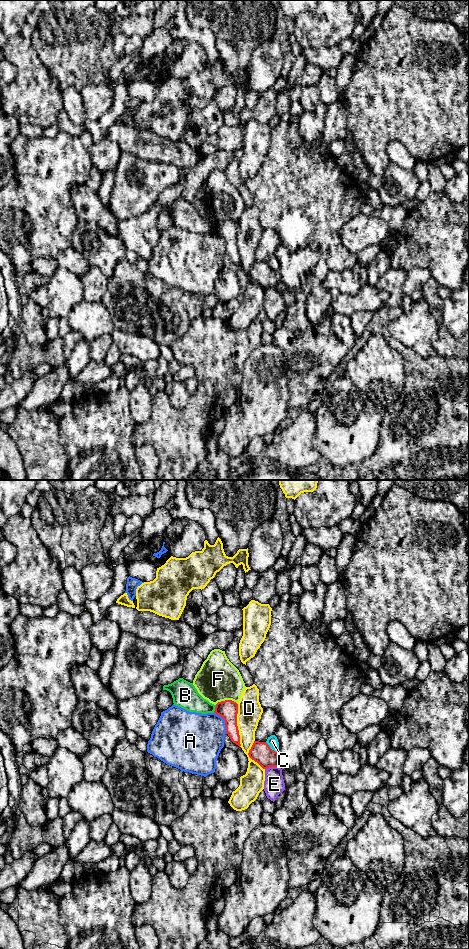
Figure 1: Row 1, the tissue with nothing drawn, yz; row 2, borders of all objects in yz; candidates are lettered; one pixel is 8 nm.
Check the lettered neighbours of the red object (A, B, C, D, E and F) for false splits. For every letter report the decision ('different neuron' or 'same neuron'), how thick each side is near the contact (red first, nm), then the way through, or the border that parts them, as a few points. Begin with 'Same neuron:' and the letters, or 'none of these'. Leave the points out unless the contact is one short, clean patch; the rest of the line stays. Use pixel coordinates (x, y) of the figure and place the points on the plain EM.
Same neuron: none of these
A: different neuron; 160 nm thick on the red side, 400 nm on the other
B: different neuron; 160 nm thick on the red side, 190 nm on the other; border along yz (216, 225), (213, 232)
C: different neuron; 170 nm thick on the red side, 90 nm on the other
D: different neuron; 160 nm thick on the red side, 190 nm on the other
E: different neuron; 170 nm thick on the red side, 160 nm on the other
F: different neuron; 160 nm thick on the red side, 340 nm on the other; border along yz (236, 222), (221, 220), (215, 224)

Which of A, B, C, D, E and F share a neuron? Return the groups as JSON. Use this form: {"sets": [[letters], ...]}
{"sets": [["A"], ["B"], ["C"], ["D"], ["E"], ["F"]]}

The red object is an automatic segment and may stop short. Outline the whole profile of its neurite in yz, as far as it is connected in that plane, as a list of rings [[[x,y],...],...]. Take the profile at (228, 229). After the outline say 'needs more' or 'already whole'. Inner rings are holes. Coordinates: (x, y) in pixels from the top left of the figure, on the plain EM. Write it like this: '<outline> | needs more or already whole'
[[[232,220],[218,222],[214,233],[224,239],[226,254],[230,257],[233,263],[240,267],[240,255],[237,246],[238,224]]] | already whole

